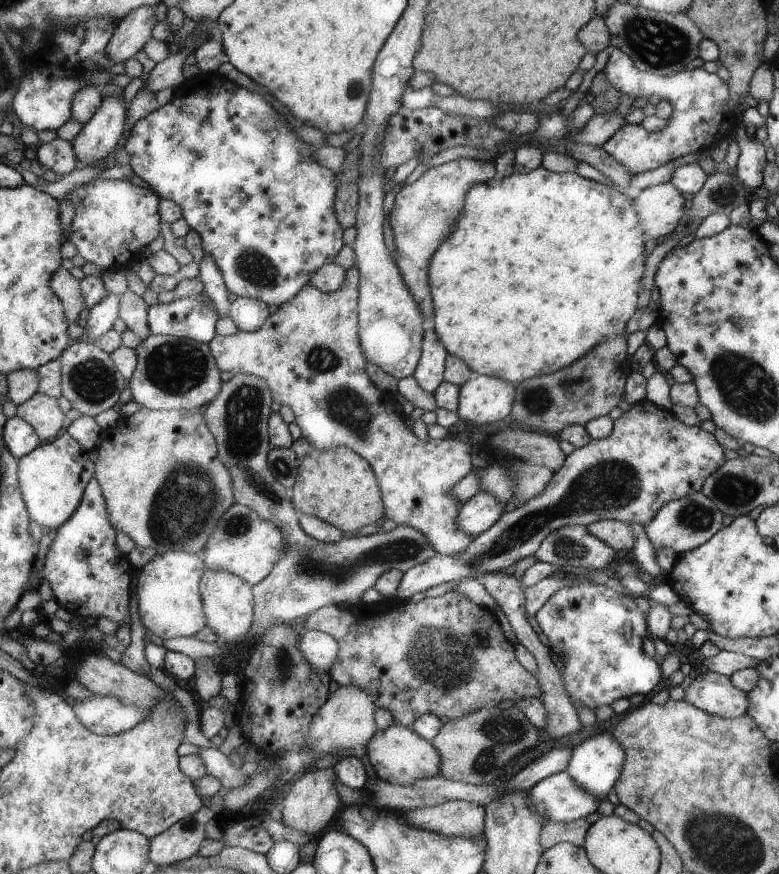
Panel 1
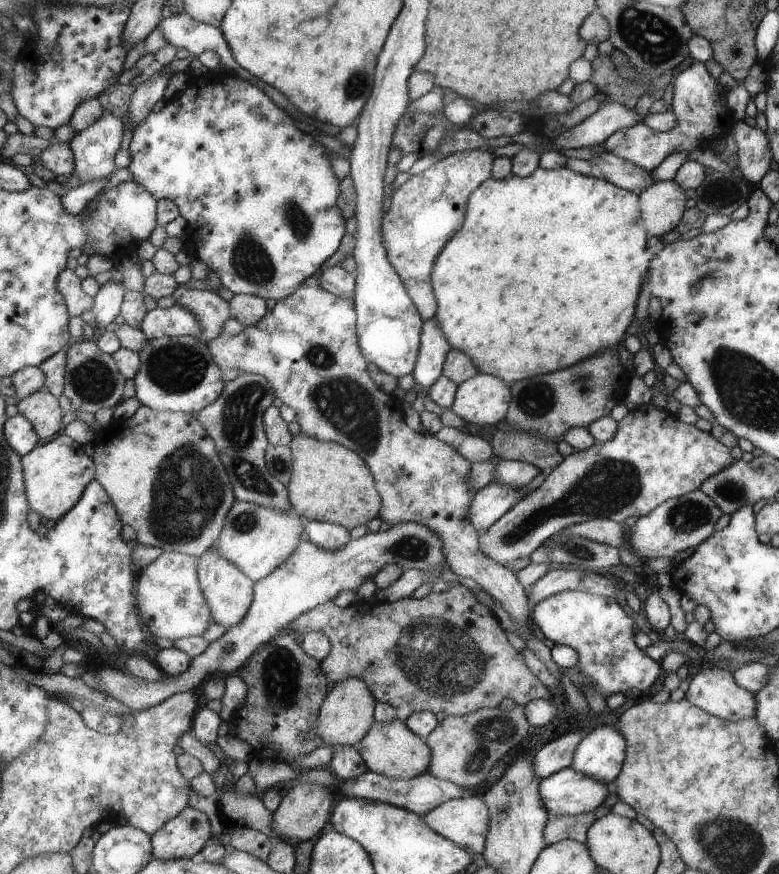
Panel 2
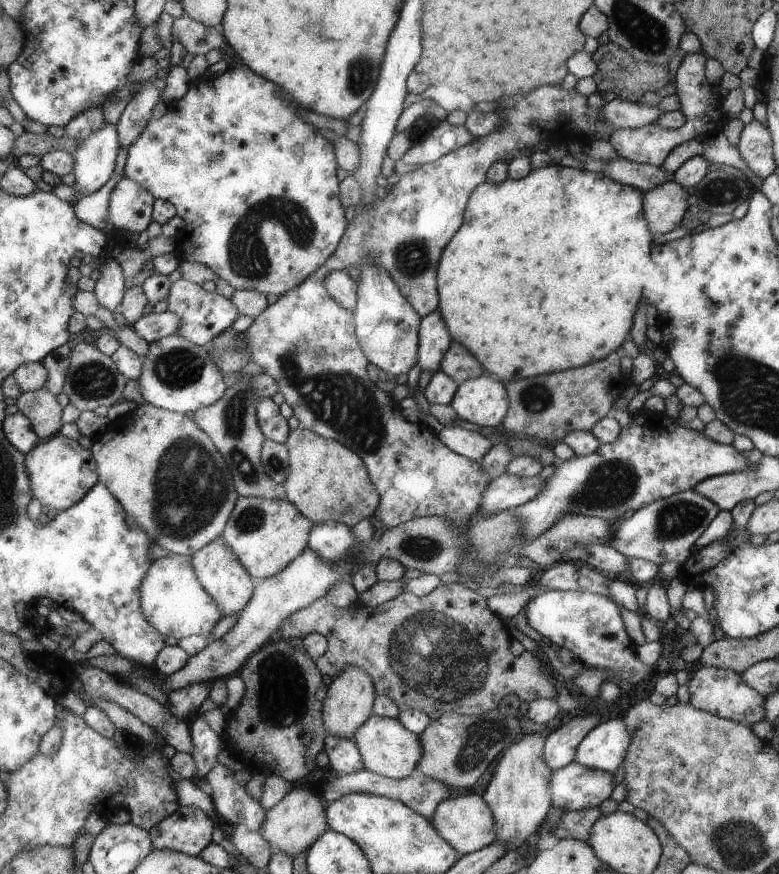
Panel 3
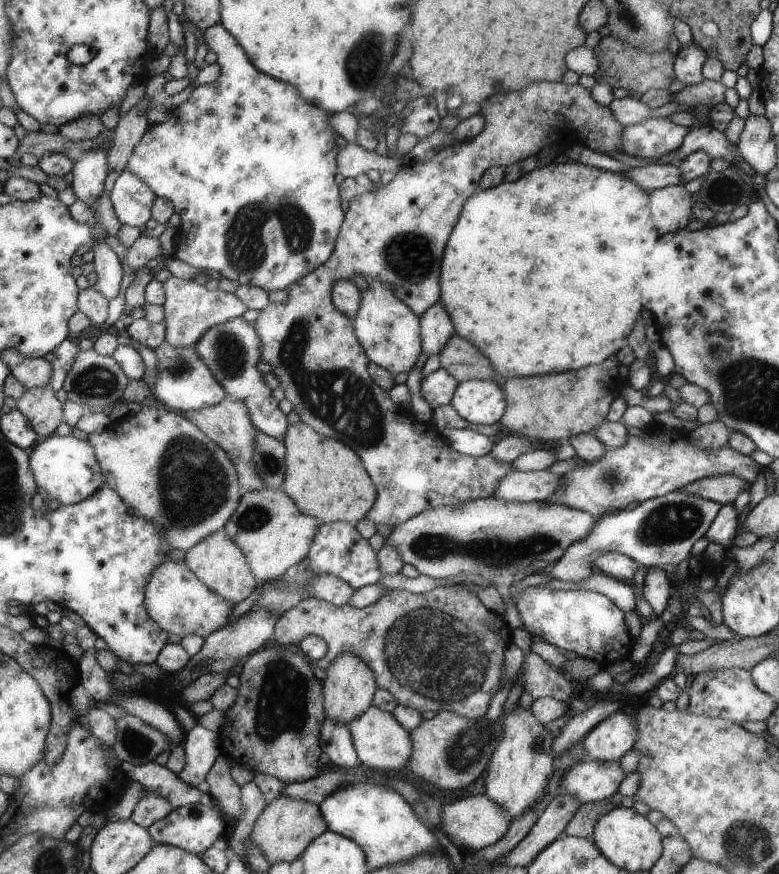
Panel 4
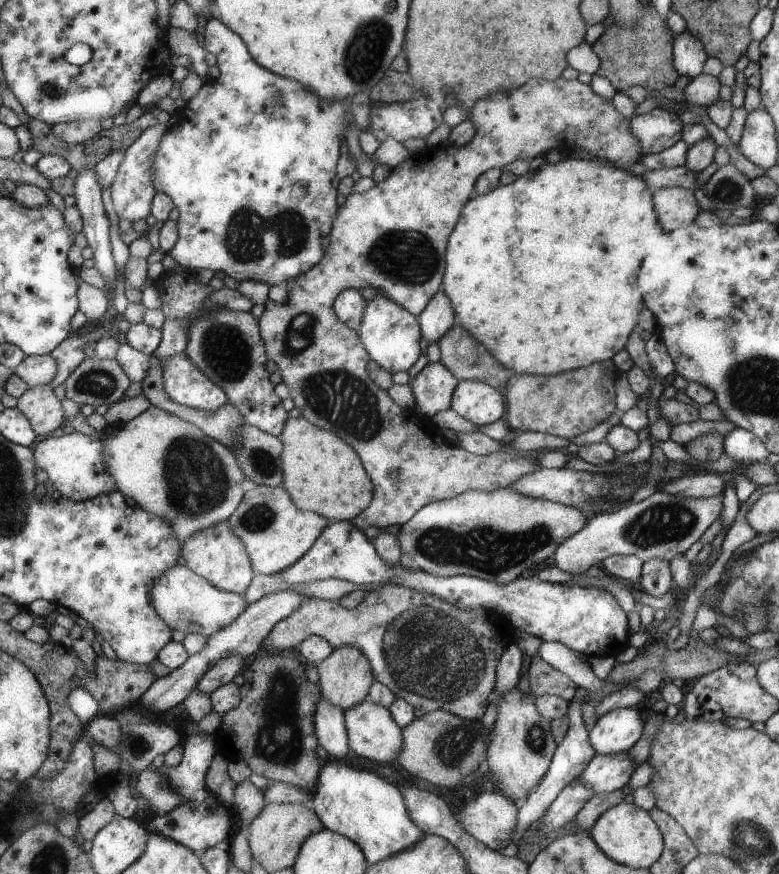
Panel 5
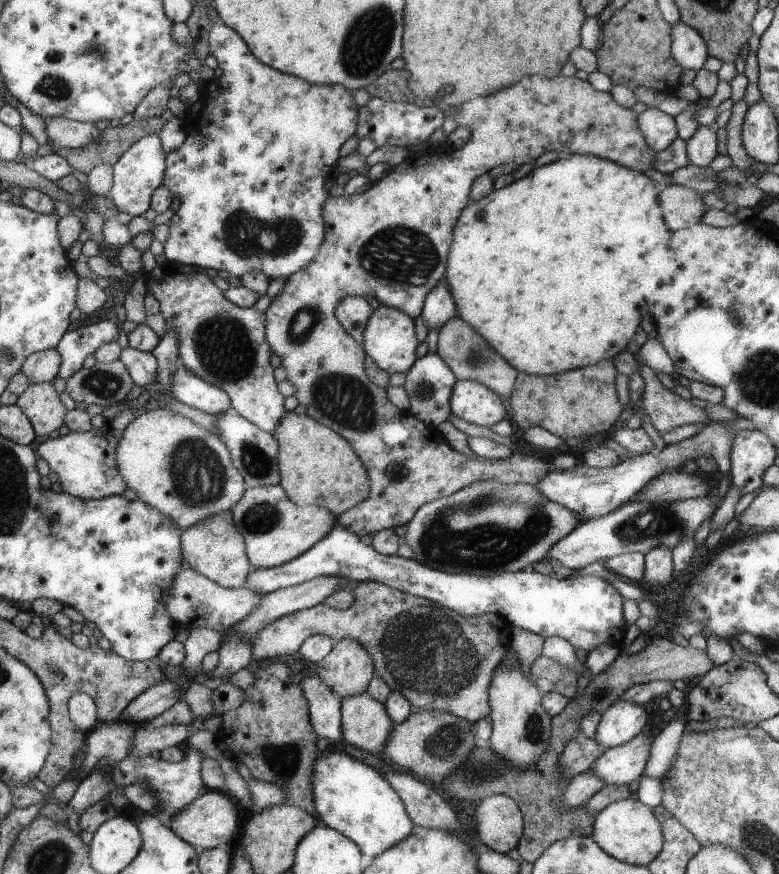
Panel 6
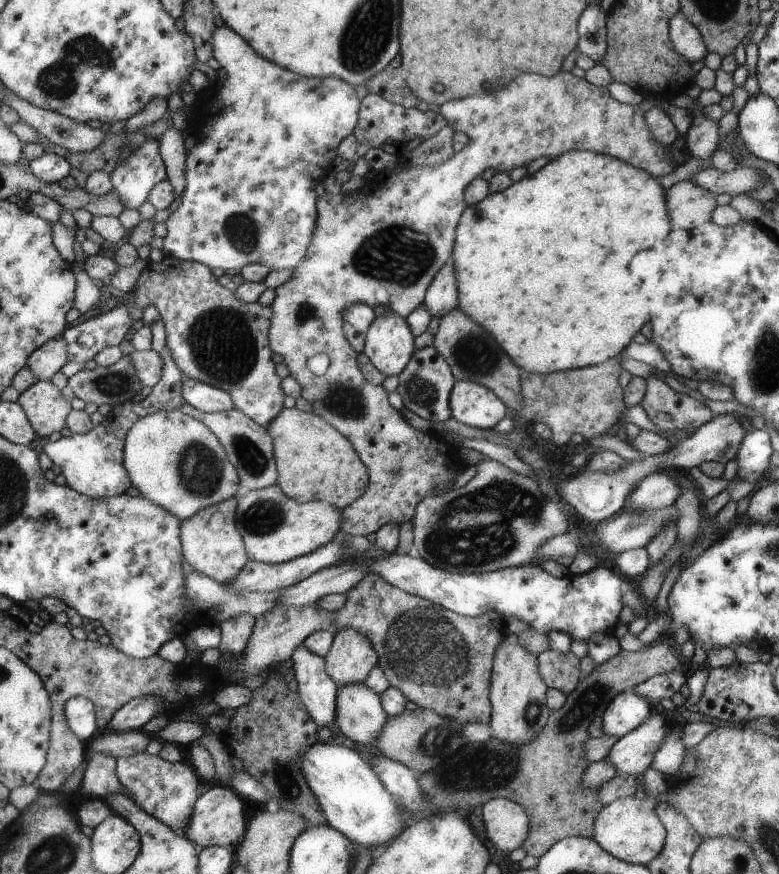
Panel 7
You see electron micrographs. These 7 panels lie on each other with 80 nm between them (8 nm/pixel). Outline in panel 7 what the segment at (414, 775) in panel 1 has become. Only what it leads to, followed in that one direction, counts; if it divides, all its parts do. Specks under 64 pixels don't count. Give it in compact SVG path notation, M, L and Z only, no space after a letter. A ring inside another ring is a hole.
M351 683L347 685L336 686L336 718L335 722L339 730L349 740L361 742L361 744L374 744L379 734L382 733L383 726L388 721L388 715L382 708L381 699L374 694L363 683Z

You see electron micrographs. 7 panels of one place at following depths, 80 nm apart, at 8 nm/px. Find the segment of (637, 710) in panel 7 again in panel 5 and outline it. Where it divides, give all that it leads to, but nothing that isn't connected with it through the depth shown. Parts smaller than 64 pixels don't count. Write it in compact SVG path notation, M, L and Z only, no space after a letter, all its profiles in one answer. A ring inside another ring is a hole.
M630 707L603 714L588 731L589 744L595 755L627 753L642 735L643 715Z

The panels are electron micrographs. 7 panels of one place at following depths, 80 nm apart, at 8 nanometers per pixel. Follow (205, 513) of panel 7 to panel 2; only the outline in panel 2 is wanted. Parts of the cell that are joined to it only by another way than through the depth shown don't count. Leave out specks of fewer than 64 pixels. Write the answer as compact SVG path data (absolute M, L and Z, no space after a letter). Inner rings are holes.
M213 547L199 559L198 571L200 585L205 593L214 622L221 624L227 630L233 625L238 625L238 622L245 618L253 600L254 582Z

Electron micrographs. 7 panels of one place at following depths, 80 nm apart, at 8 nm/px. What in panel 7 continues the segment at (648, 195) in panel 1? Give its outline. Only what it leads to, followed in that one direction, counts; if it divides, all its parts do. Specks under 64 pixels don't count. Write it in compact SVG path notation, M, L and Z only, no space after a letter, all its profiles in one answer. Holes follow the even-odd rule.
M690 180L678 181L667 189L670 226L691 230L710 222L714 212L715 197L711 191L697 186Z

